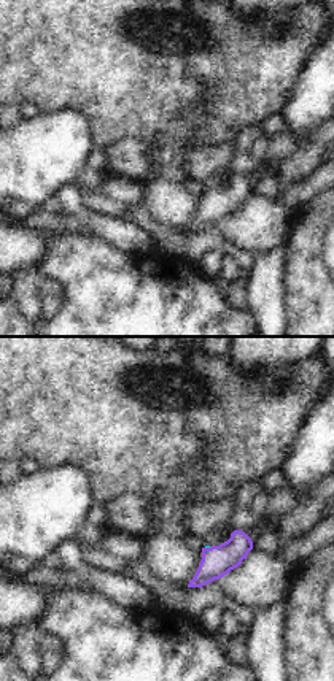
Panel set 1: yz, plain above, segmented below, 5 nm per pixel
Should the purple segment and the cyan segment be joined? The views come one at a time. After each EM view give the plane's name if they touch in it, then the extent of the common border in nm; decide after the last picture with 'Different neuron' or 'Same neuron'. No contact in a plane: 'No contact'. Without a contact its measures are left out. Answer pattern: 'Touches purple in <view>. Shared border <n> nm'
Touches purple in yz. Shared border 30 nm

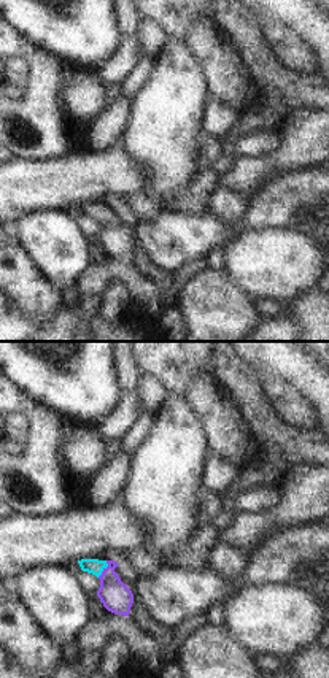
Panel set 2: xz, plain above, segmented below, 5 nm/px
Touches purple in xz. Shared border 100 nm

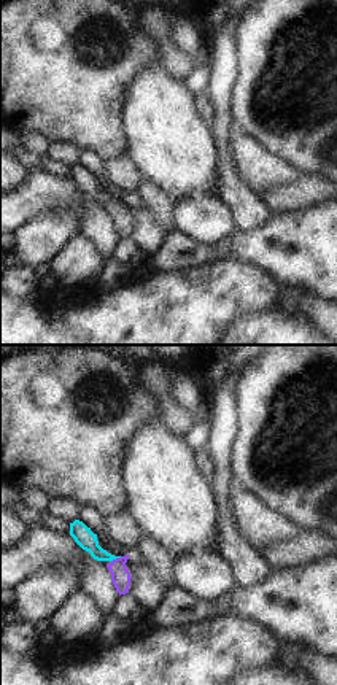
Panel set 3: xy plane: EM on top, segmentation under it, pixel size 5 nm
Touches purple in xy. Shared border 60 nm

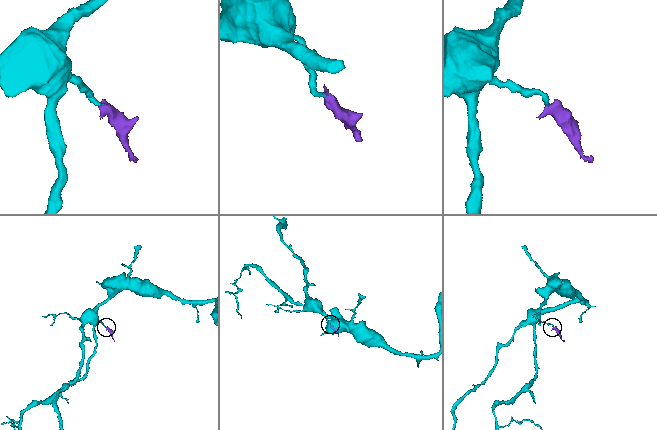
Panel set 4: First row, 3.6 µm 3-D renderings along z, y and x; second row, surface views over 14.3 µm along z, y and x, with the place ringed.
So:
Same neuron

